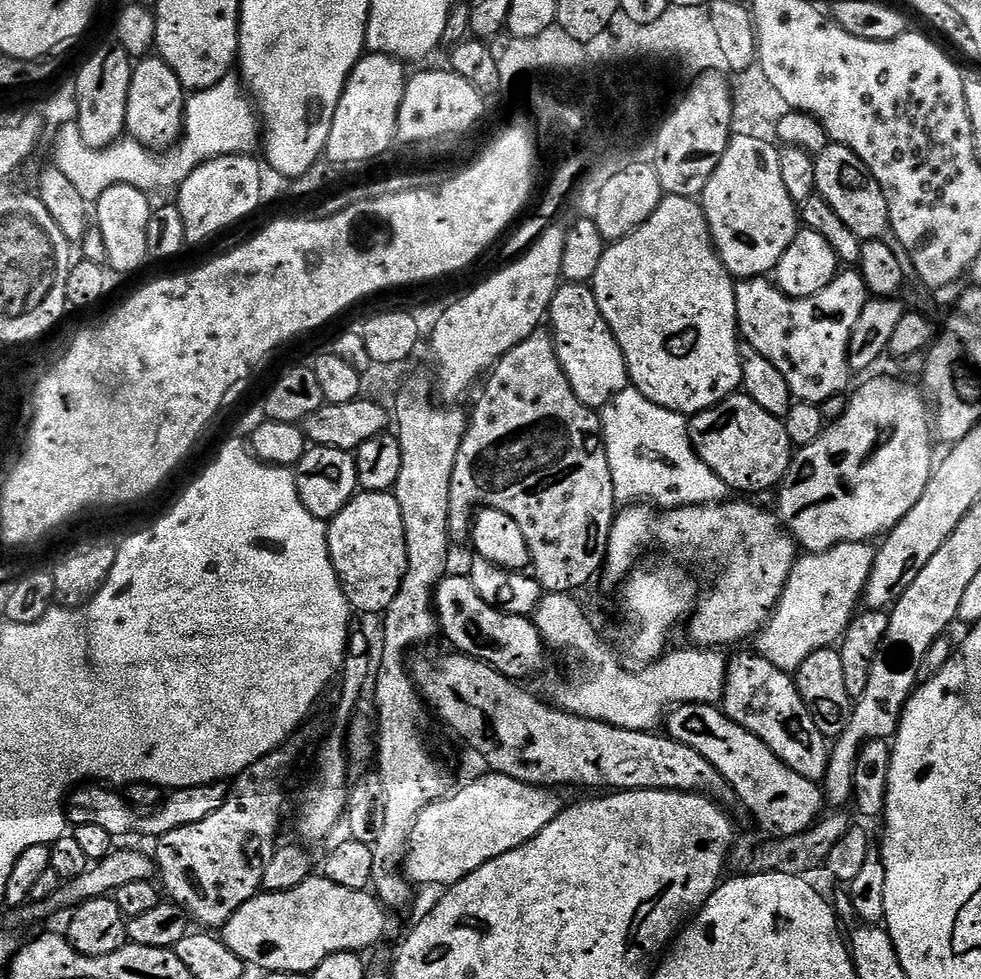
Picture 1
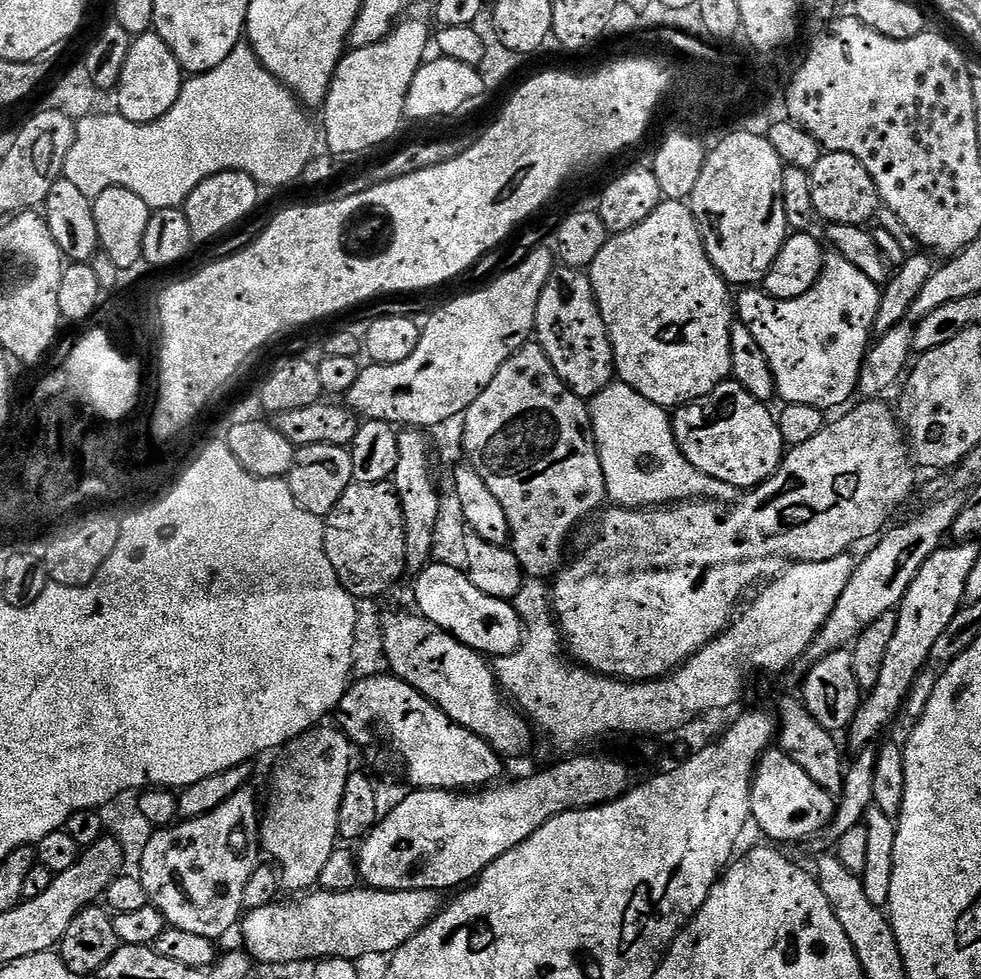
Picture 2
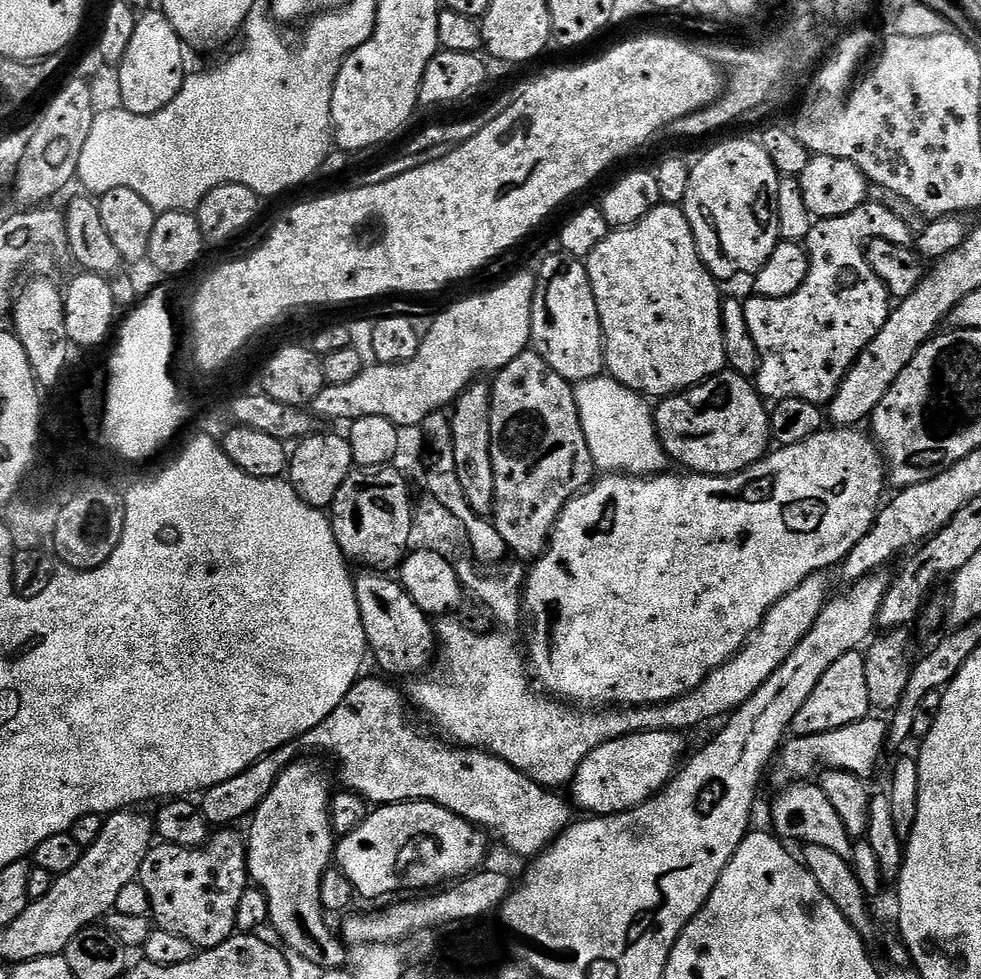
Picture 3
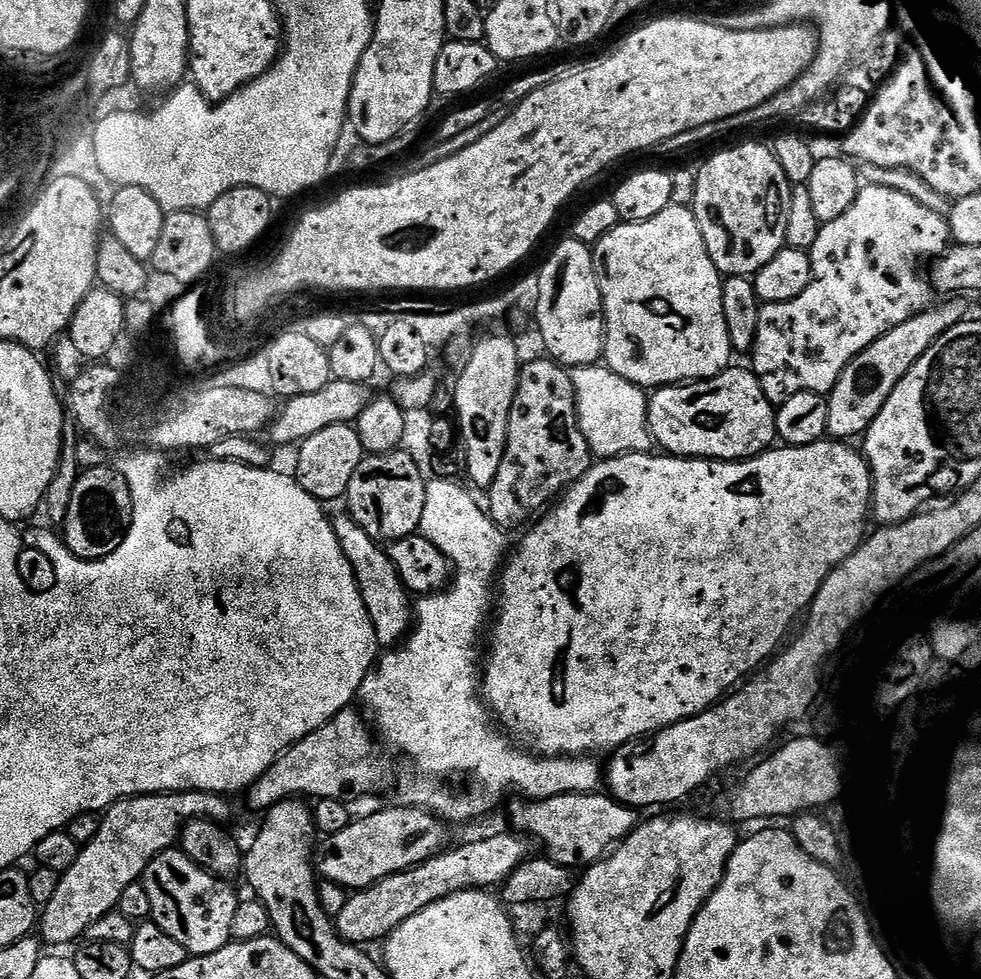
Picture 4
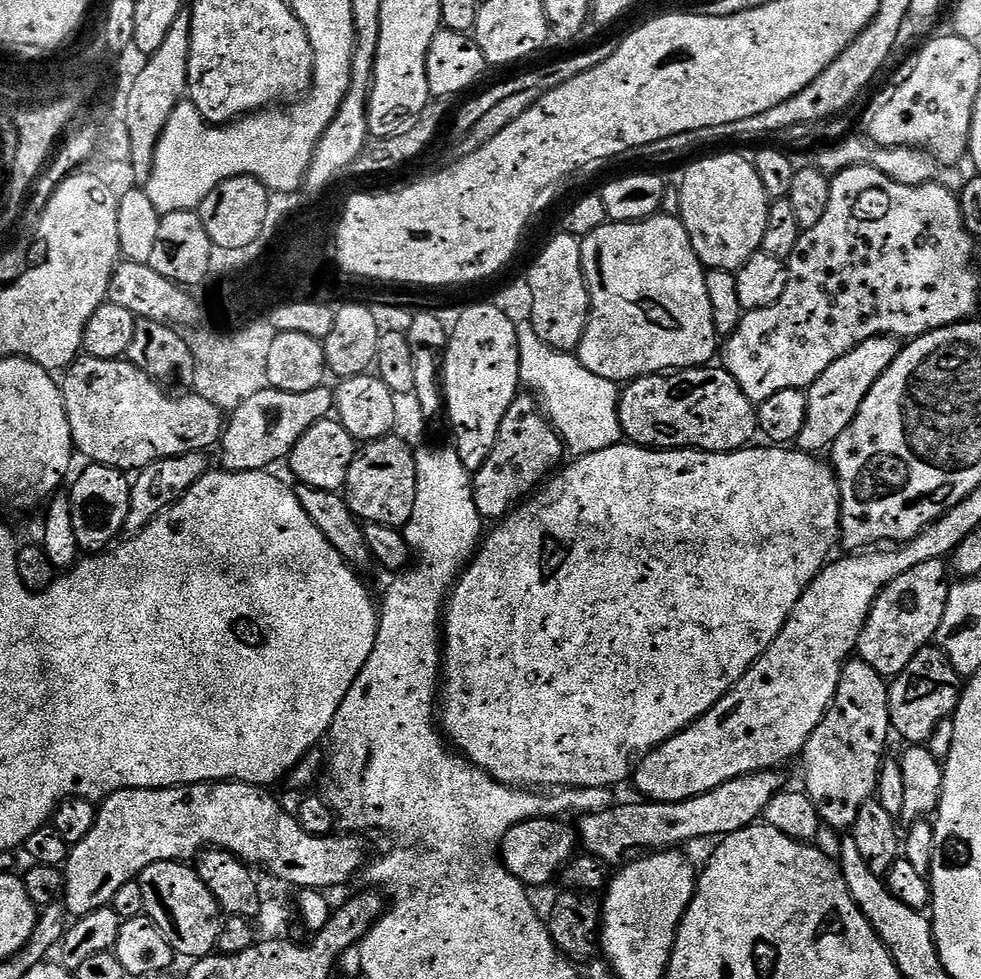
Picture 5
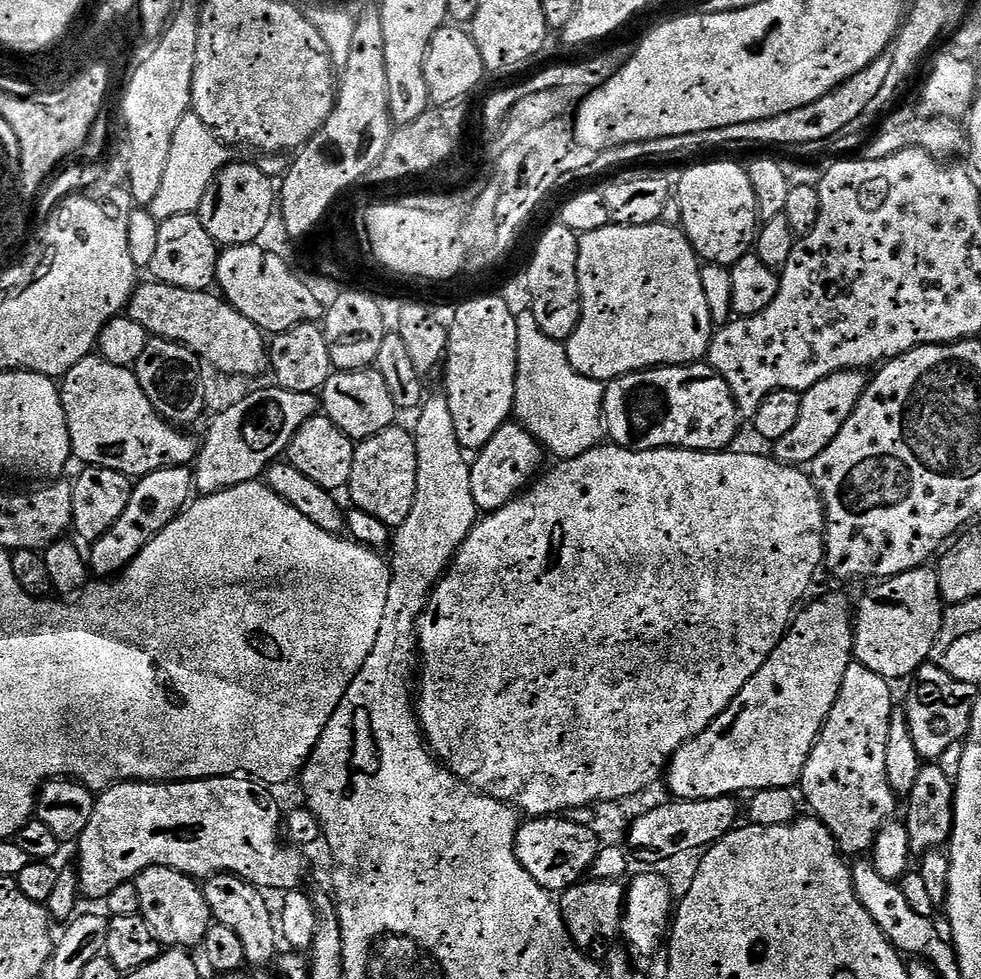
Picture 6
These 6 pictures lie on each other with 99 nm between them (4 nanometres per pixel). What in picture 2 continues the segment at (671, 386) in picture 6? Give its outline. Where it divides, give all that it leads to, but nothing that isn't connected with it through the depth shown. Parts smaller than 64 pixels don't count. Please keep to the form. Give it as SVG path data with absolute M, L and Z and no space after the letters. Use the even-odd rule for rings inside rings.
M735 378L724 380L709 396L682 404L672 416L672 433L682 450L682 454L700 472L733 484L738 490L751 490L757 484L763 484L780 469L786 455L786 445L774 412L768 409L765 401L750 395Z

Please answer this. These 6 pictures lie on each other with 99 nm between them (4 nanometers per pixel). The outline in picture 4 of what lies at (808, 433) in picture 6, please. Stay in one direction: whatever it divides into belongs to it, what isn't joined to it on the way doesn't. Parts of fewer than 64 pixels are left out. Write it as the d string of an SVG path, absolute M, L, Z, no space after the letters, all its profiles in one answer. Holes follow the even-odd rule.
M939 304L925 308L894 326L841 369L840 375L827 389L826 399L822 404L822 424L829 437L841 442L847 441L847 436L859 437L868 423L876 417L886 390L894 387L907 374L908 367L930 347L933 340L939 338L951 324L960 323L962 313L958 309L951 308L948 304Z

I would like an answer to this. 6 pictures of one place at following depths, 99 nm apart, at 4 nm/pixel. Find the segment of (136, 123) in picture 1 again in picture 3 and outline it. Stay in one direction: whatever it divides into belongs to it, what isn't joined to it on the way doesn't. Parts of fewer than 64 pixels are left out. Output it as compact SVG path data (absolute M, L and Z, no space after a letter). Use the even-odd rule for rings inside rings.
M148 10L137 19L134 34L126 46L126 54L121 58L118 69L121 78L122 104L130 114L149 116L158 114L182 90L186 79L184 72L184 52L186 45L170 26L170 22L159 10Z

